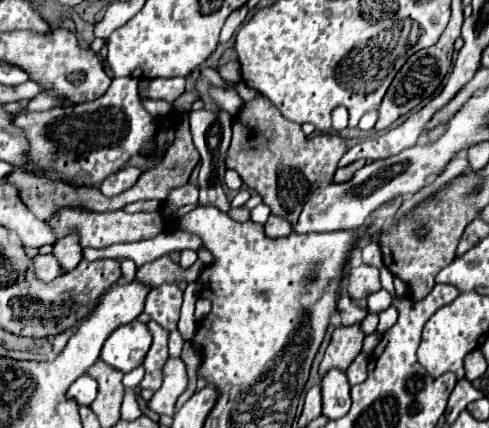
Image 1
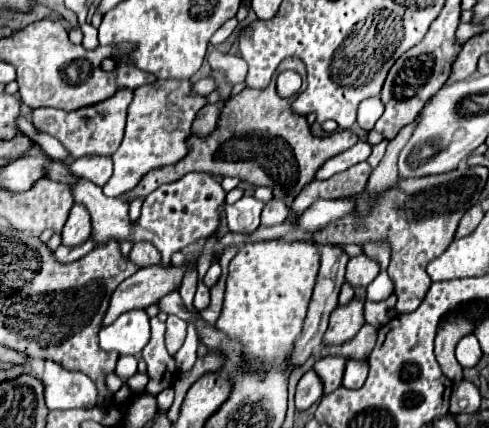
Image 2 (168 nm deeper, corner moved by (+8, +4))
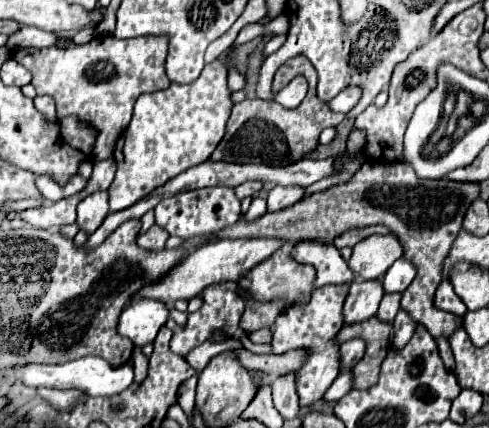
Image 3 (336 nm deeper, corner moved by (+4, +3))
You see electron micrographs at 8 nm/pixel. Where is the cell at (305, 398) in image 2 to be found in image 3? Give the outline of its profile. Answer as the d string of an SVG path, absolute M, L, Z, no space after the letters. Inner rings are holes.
M326 285L312 291L312 299L304 309L290 307L282 311L274 323L274 335L272 335L272 347L274 353L286 353L290 349L306 347L310 349L310 357L306 365L298 371L298 397L300 407L312 407L316 401L324 397L332 381L338 377L338 343L334 343L336 333L342 329L342 303L348 295L348 285Z

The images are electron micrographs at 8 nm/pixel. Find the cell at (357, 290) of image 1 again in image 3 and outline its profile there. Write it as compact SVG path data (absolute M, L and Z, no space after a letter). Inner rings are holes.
M376 235L360 241L348 261L358 279L380 279L388 267L402 257L402 245L394 235Z

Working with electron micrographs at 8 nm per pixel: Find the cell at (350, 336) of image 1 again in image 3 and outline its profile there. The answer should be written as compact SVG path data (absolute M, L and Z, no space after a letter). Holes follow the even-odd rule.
M356 279L350 285L350 293L344 301L344 309L342 309L344 325L352 325L352 323L366 321L366 319L374 317L382 295L384 295L384 291L382 291L380 281Z

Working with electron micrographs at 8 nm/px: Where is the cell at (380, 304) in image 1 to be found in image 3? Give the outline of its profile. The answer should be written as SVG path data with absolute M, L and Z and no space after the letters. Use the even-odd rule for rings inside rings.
M398 259L382 277L384 293L402 293L414 279L414 267L406 259Z

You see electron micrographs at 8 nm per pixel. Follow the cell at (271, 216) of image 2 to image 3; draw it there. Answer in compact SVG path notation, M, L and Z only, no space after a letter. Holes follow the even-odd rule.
M274 187L268 193L268 211L280 211L304 197L302 187Z

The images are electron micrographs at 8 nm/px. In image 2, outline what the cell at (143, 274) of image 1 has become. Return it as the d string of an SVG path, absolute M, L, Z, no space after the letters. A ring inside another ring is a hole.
M140 242L134 244L128 256L136 266L144 268L144 266L152 266L152 264L160 264L160 250L154 248L154 244L148 242Z

